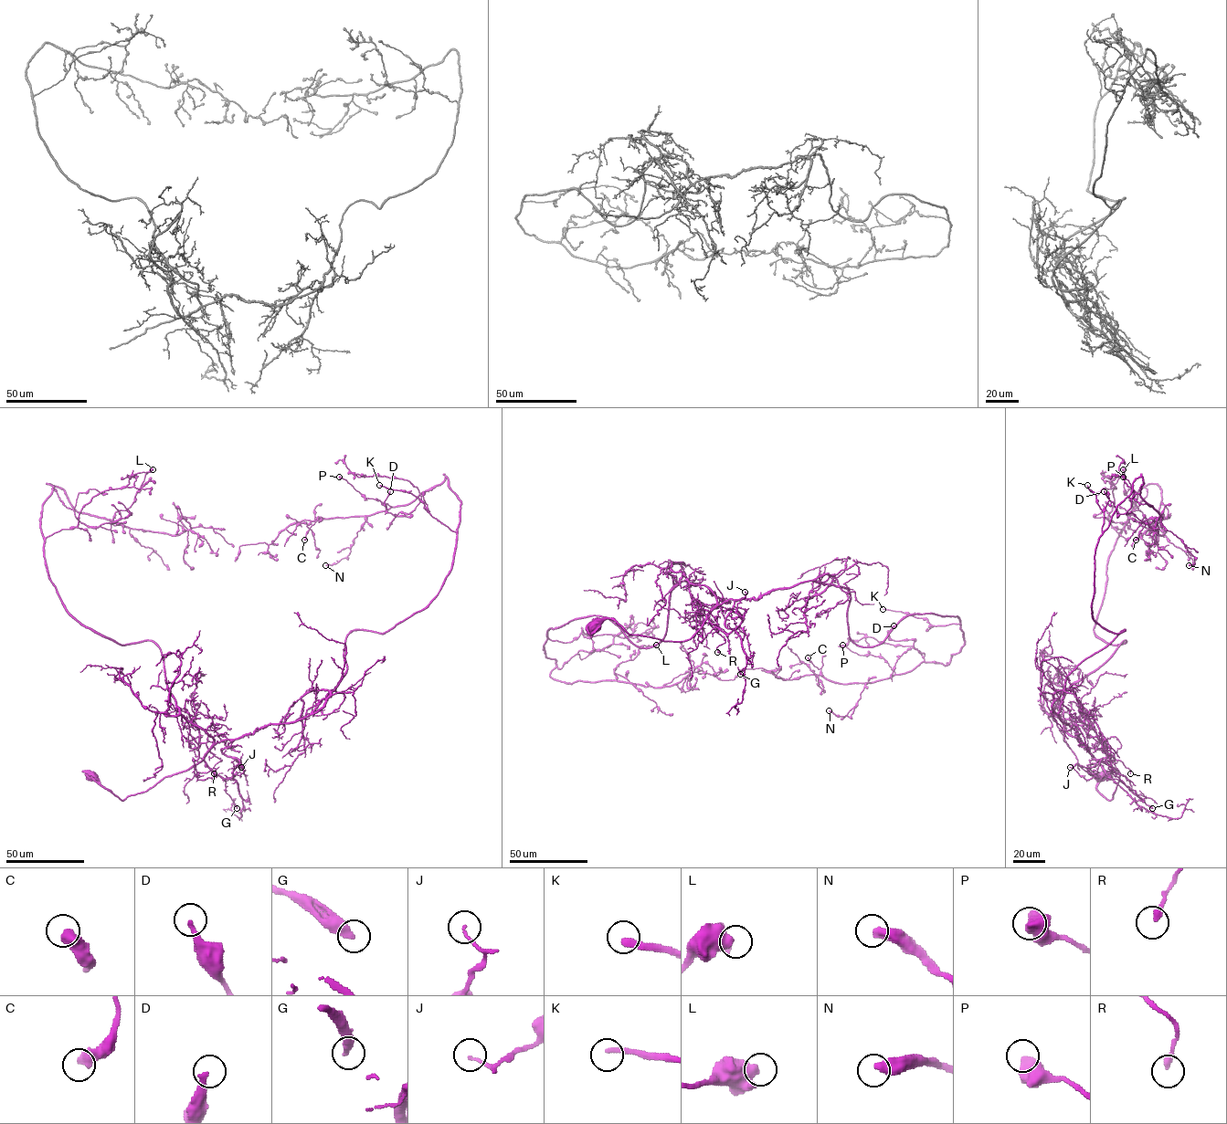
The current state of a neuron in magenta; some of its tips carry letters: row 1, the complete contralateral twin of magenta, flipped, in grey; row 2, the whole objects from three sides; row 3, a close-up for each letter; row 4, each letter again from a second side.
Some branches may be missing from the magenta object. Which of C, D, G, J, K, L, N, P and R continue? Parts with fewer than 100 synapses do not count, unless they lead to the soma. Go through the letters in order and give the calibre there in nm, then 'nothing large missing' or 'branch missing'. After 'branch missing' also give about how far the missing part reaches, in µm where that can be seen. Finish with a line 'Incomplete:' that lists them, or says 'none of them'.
C: calibre 500 nm; nothing large missing
D: calibre 240 nm; nothing large missing
G: calibre 400 nm; nothing large missing
J: calibre 100 nm; nothing large missing
K: calibre 260 nm; branch missing; missing 40 µm
L: calibre 600 nm; nothing large missing
N: calibre 460 nm; nothing large missing
P: calibre 600 nm; nothing large missing
R: calibre 260 nm; nothing large missing
Incomplete: K

